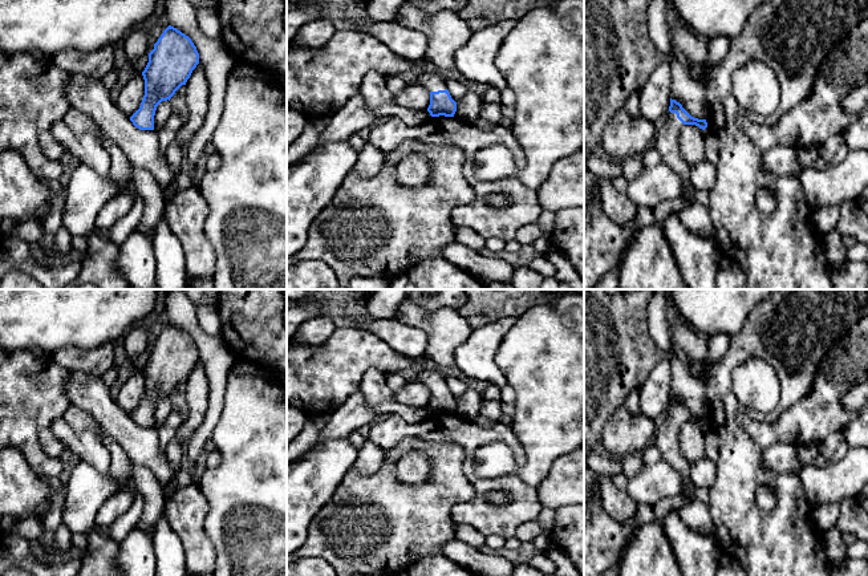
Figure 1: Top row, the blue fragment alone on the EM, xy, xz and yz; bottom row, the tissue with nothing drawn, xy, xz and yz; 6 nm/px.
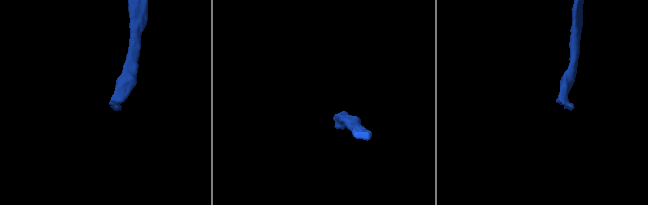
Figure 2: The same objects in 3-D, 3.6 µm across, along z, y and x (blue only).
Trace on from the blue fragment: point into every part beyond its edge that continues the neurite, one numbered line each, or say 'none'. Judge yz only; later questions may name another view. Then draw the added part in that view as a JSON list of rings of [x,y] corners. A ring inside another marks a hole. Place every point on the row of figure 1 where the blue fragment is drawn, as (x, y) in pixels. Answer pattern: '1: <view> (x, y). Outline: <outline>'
1: yz (666, 141). Outline: [[[668,111],[665,119],[657,125],[653,146],[658,150],[662,163],[678,174],[686,182],[687,192],[691,192],[690,166],[684,159],[680,147],[682,127],[684,123],[677,118],[677,114]]]

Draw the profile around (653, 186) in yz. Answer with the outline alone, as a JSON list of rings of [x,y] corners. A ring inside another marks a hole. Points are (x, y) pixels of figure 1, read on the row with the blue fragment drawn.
[[[661,163],[644,170],[628,182],[625,195],[637,206],[650,207],[673,200],[687,192],[686,182],[669,166]]]

